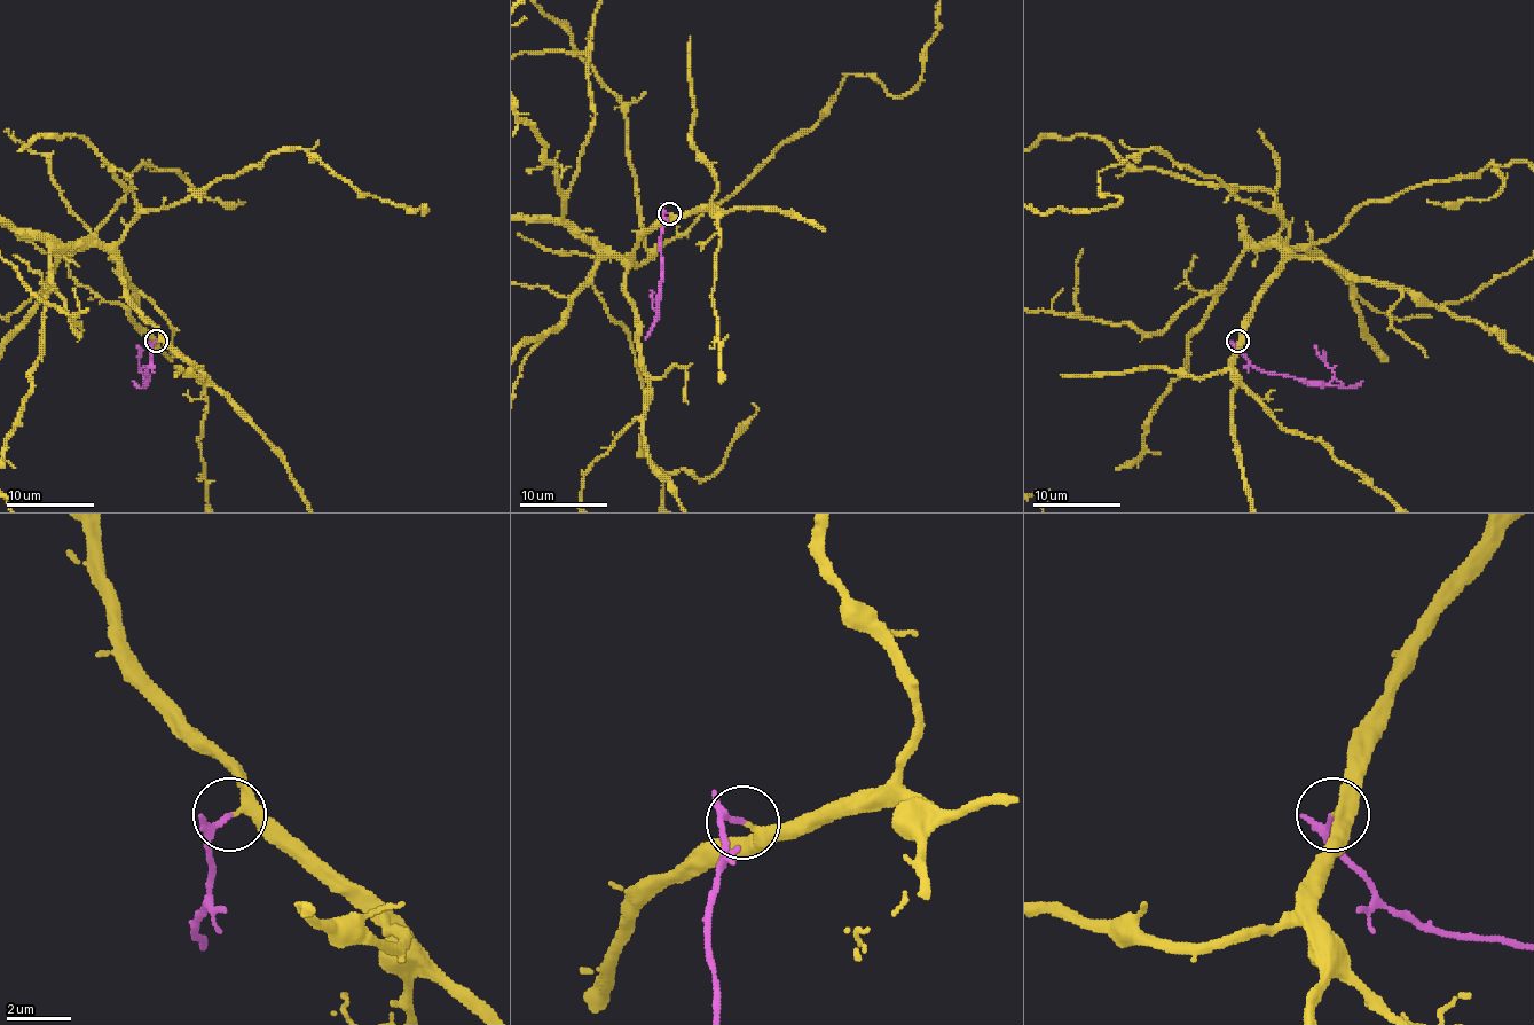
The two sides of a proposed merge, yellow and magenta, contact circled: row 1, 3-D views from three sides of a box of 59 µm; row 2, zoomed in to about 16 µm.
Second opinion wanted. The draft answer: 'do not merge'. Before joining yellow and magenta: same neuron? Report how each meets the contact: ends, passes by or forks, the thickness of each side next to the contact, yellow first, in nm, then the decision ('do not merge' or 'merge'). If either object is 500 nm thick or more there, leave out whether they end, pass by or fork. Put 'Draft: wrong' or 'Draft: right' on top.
Draft: wrong
yellow passes by; magenta passes by; calibres 240 and 150 nm; merge

